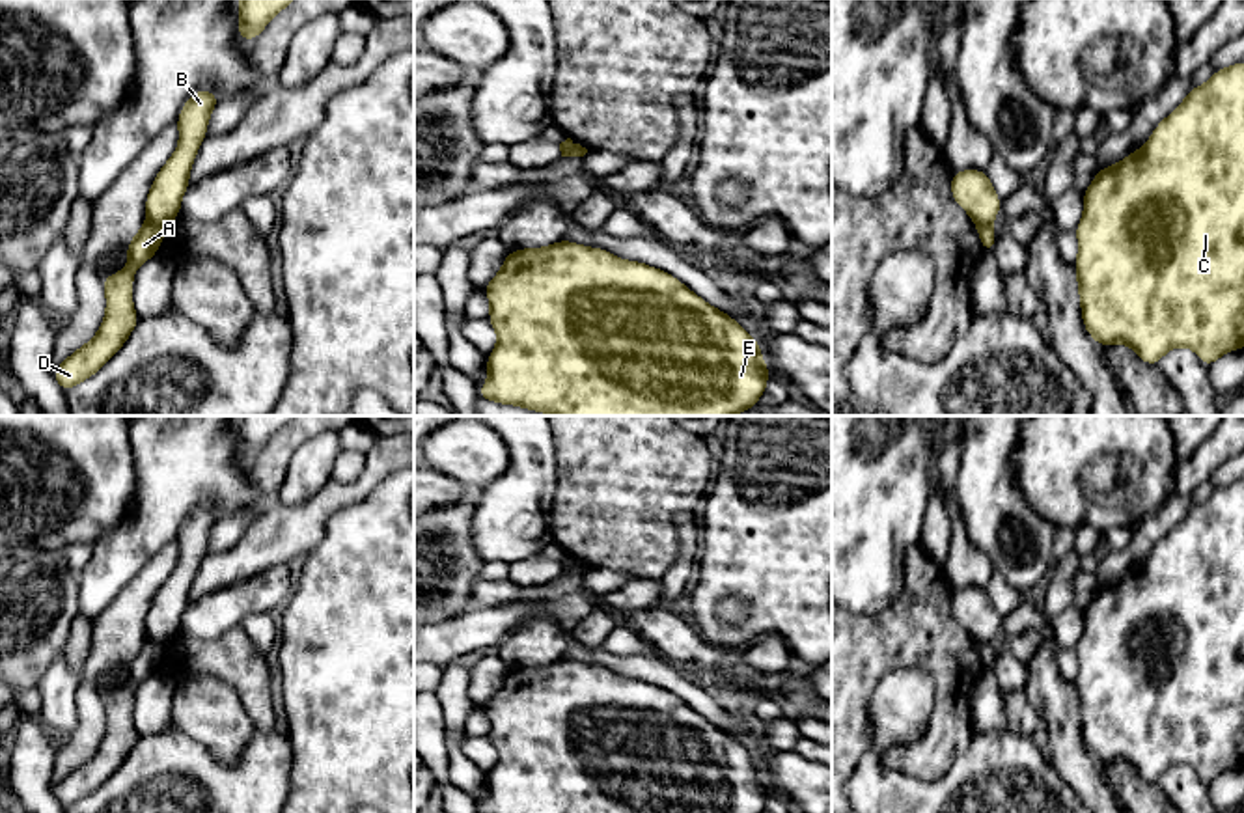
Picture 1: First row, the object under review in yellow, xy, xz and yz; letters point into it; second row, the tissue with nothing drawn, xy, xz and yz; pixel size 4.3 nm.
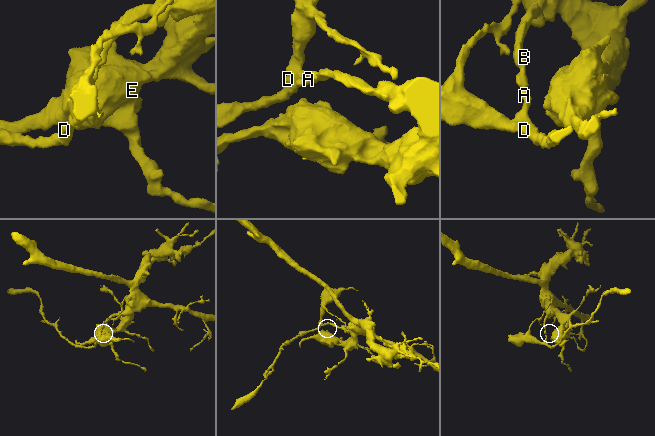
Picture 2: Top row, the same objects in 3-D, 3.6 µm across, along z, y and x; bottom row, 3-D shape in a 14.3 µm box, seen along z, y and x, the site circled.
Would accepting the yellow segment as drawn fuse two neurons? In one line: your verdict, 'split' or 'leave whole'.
split

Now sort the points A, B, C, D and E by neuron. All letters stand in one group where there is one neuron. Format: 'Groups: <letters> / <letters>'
Groups: A D / B C E

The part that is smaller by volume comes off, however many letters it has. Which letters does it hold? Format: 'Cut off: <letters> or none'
Cut off: A, D

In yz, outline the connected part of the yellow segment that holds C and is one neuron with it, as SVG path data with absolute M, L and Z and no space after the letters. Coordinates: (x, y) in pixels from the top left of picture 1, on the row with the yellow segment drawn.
M1244 62L1214 71L1205 86L1194 86L1188 97L1156 125L1147 144L1121 162L1100 168L1084 192L1084 216L1074 229L1080 252L1074 270L1082 304L1082 319L1087 334L1104 349L1127 343L1147 364L1158 360L1175 347L1190 347L1210 367L1222 354L1244 349Z

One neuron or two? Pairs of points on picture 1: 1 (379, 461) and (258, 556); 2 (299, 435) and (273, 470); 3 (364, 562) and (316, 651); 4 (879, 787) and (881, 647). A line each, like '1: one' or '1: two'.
1: one
2: one
3: one
4: two

